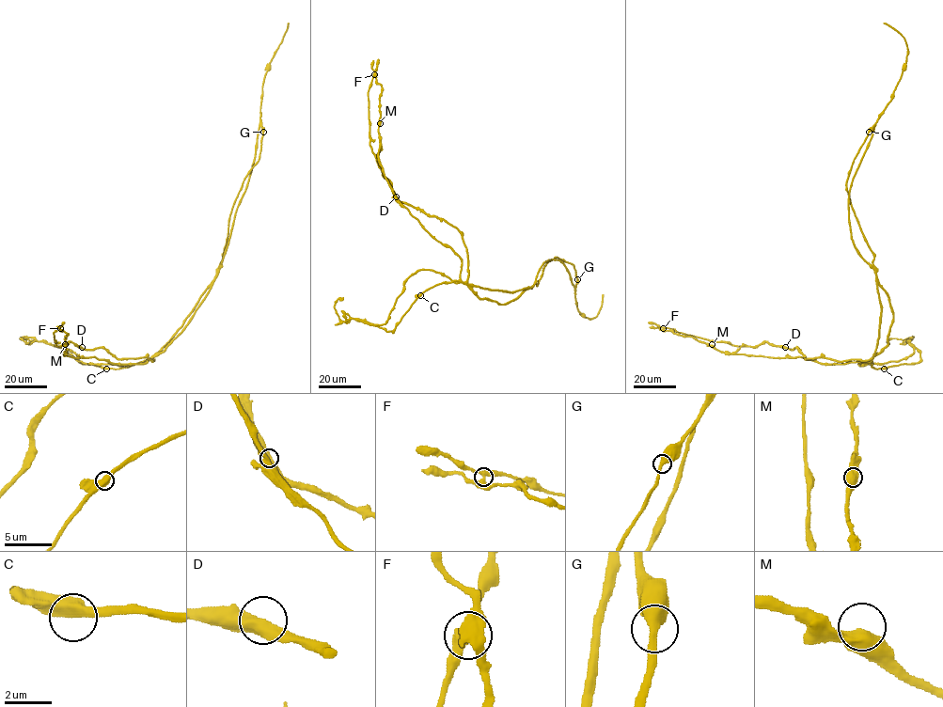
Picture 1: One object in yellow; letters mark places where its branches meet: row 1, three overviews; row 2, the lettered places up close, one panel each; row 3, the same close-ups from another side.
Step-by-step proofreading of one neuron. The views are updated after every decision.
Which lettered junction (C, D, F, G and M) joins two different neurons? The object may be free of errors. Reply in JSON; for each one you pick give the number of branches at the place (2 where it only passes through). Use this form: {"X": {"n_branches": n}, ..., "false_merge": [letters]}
{"F": {"n_branches": 3}, "false_merge": ["F"]}

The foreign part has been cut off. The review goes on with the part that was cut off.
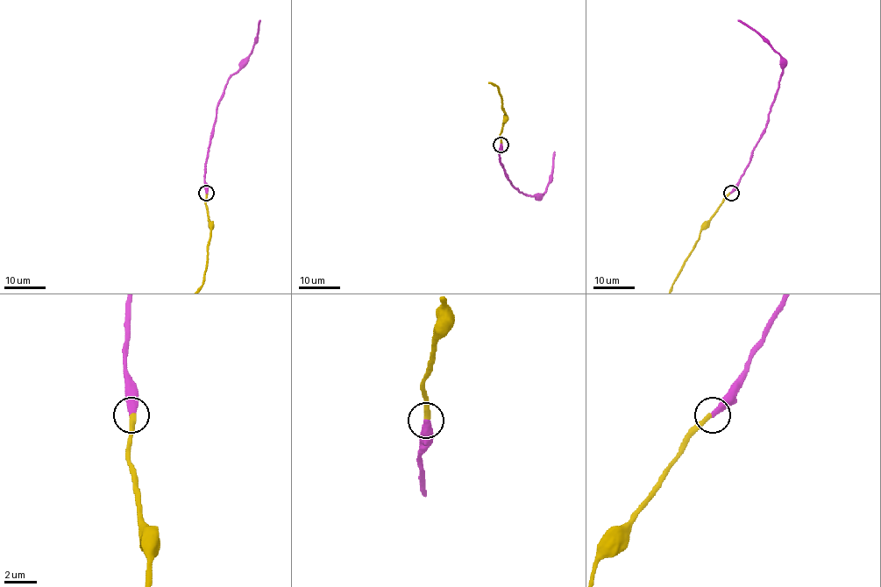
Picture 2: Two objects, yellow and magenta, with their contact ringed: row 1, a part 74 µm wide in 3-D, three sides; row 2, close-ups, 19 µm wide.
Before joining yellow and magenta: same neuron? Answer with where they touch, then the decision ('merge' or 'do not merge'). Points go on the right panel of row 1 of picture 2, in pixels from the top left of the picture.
place (731, 193); merge

